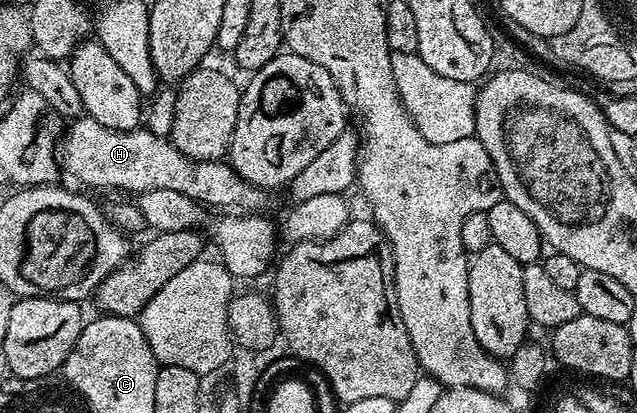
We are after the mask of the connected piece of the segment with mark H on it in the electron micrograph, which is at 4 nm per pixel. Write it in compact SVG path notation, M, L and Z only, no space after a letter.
M81 116L65 131L60 148L63 169L65 166L78 181L88 186L116 188L136 196L149 190L175 190L205 207L237 210L242 214L257 213L265 206L267 189L240 178L230 163L189 160L167 137L144 129L139 126L132 131L111 130L91 116Z

